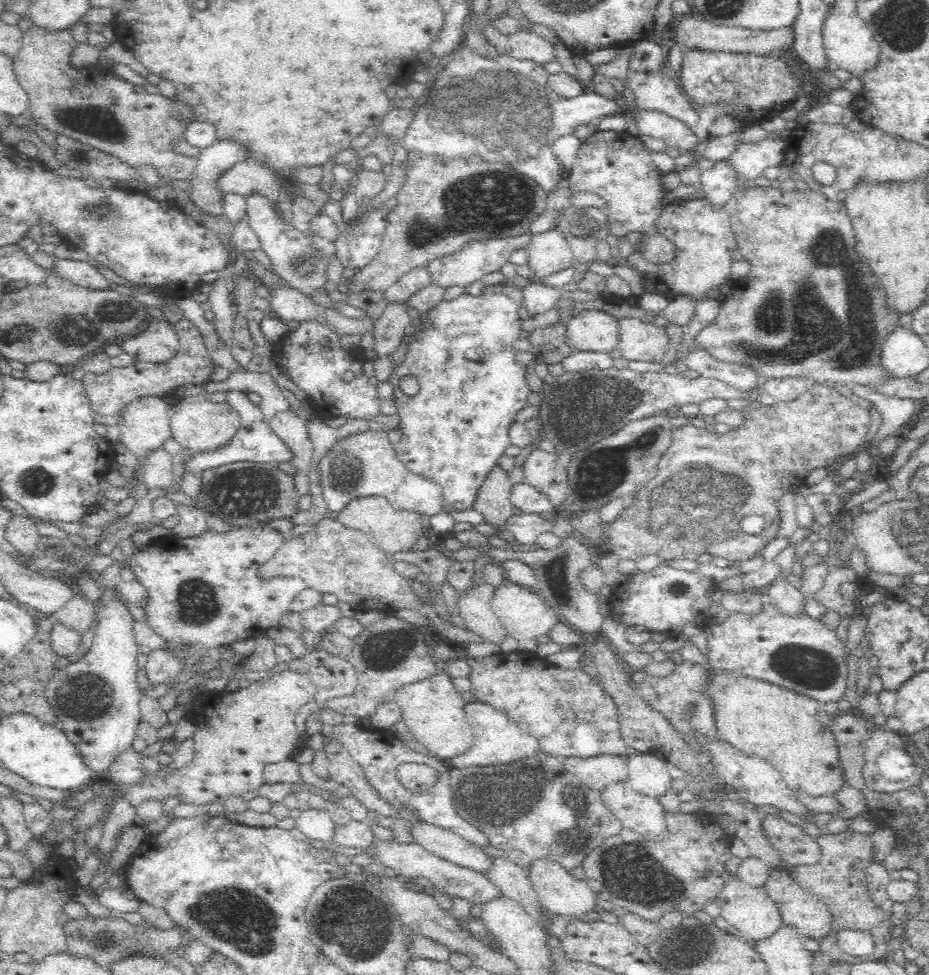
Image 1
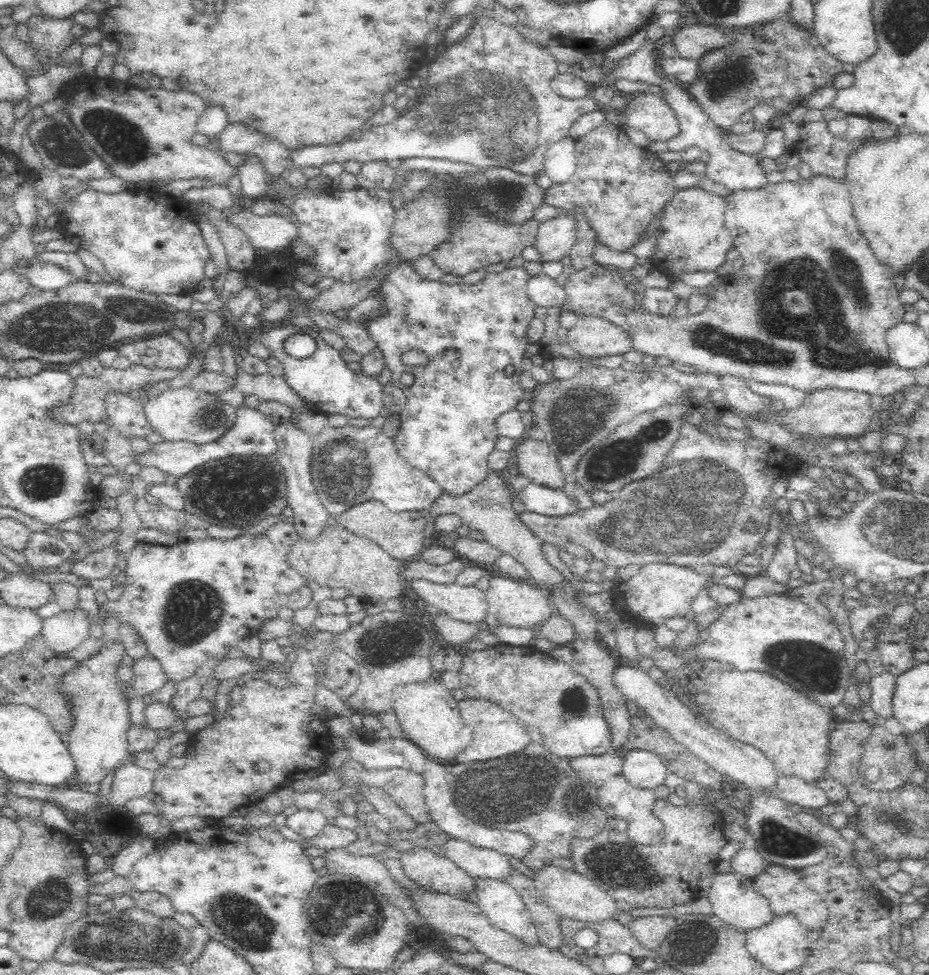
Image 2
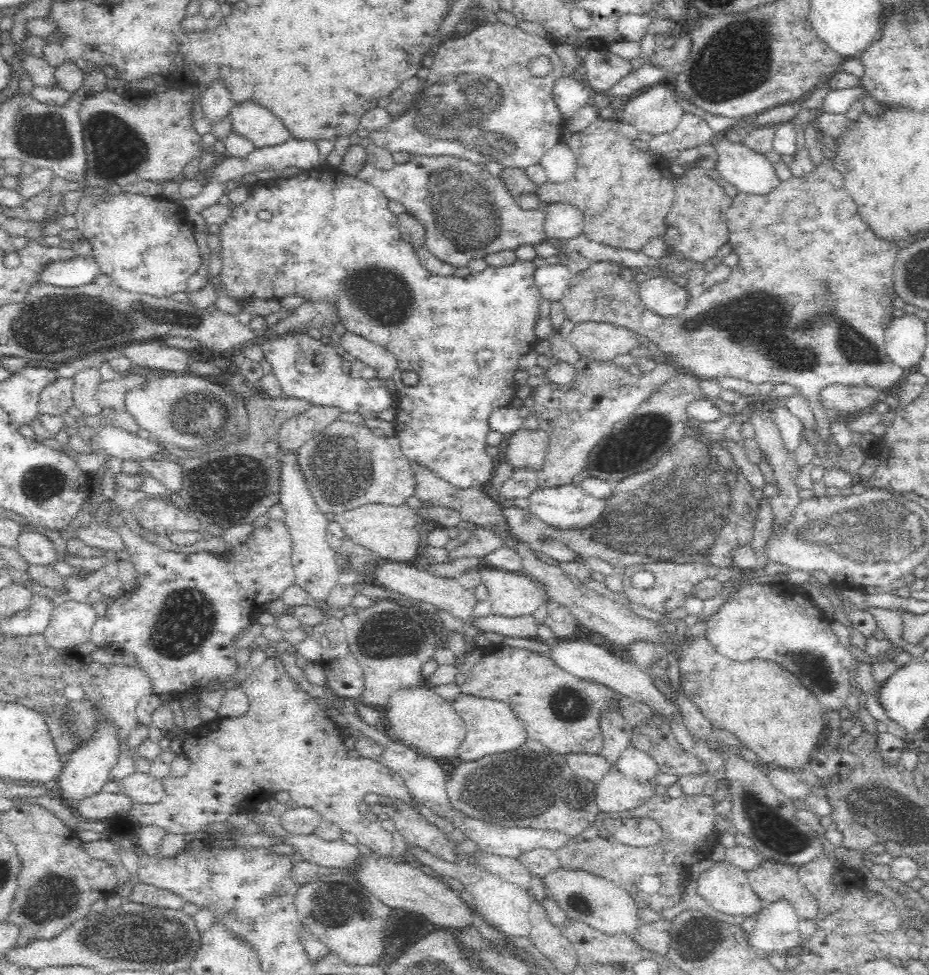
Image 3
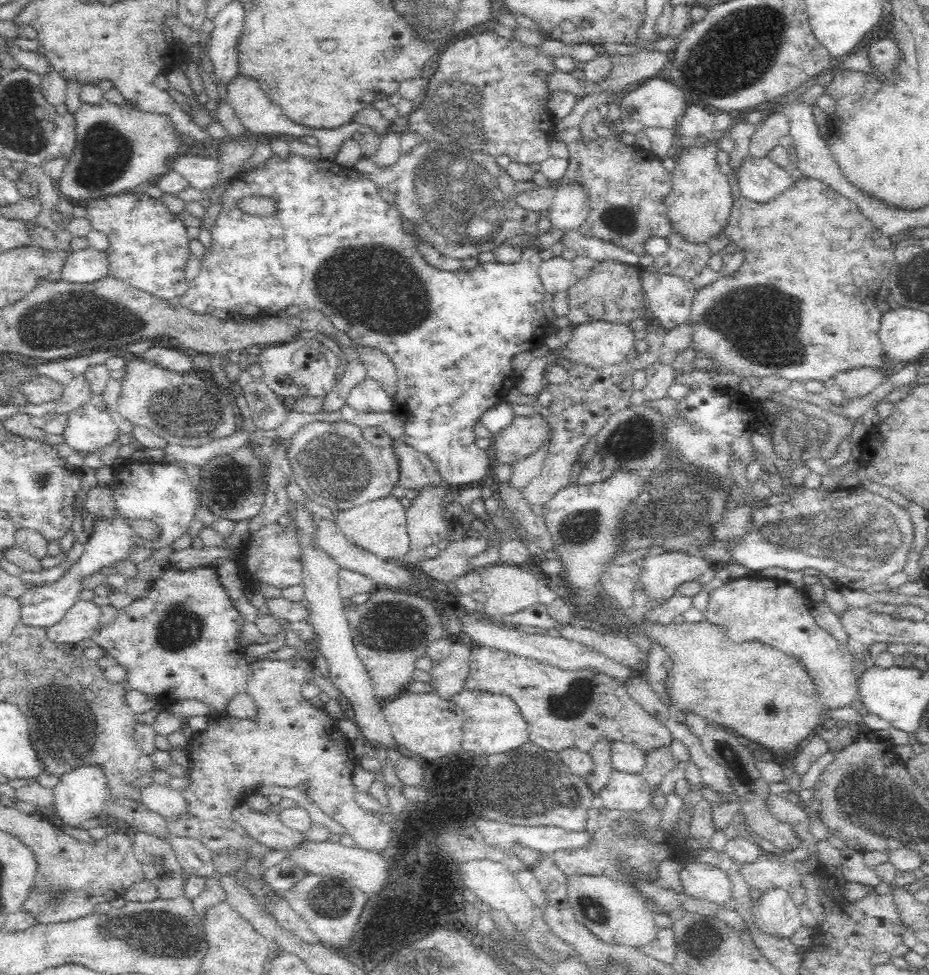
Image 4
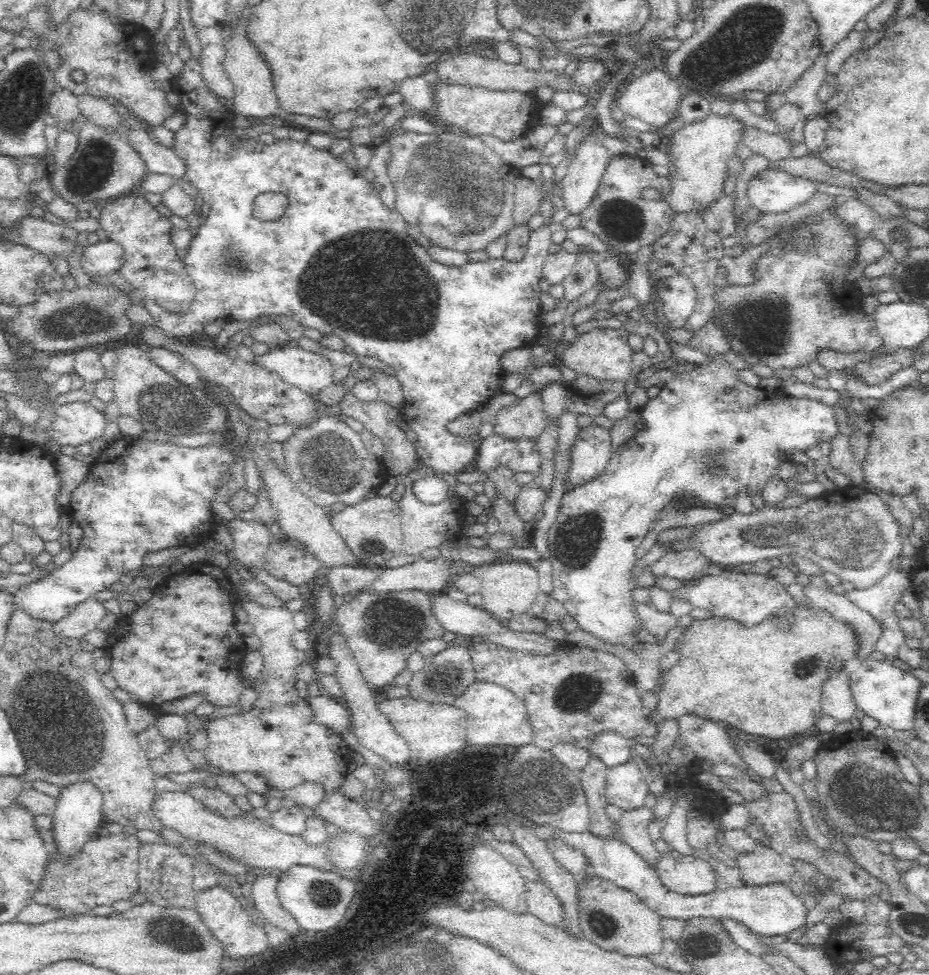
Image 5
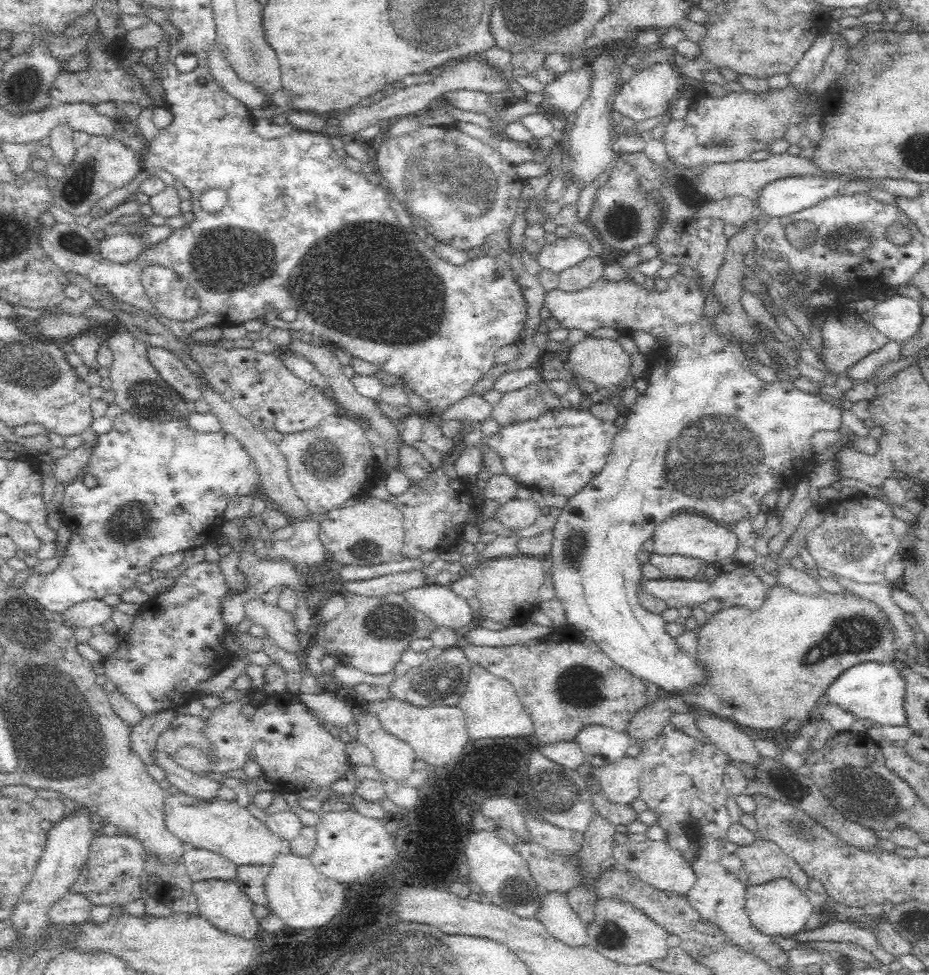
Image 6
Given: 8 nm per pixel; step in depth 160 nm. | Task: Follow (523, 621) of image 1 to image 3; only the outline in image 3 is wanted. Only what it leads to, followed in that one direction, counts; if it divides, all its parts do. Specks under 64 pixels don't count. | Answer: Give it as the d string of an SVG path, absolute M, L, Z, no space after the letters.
M494 568L478 569L481 583L487 587L491 613L516 618L532 615L540 603L548 601L547 593L525 574L510 573Z

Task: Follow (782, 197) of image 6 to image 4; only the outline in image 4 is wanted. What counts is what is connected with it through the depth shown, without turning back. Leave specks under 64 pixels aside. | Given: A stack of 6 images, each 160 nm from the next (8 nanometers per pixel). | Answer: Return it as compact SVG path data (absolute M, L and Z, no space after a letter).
M749 154L738 165L736 178L740 196L756 202L766 202L774 198L795 182L789 170L774 164L767 156L756 158Z

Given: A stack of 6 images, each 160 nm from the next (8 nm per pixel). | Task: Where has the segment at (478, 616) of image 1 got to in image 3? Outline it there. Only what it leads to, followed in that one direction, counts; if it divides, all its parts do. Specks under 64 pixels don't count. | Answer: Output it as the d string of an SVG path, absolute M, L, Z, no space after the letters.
M384 562L376 565L374 584L397 592L403 597L413 599L416 602L428 602L434 604L439 610L446 610L450 614L460 618L462 622L470 622L474 614L474 606L478 602L474 590L463 588L456 579L441 578L426 573L417 565L405 565L404 563Z

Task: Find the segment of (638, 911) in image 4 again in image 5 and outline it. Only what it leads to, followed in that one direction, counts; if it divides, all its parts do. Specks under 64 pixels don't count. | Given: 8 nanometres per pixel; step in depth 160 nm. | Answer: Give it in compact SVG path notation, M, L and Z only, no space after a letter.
M592 873L586 879L578 879L577 903L582 934L602 949L641 957L660 952L663 947L662 918L631 890Z

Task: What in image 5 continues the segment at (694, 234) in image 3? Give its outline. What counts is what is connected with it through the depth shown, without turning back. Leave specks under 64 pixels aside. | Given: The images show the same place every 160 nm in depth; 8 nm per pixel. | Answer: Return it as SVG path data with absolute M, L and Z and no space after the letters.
M712 114L707 120L696 121L685 124L678 129L671 139L671 154L673 155L673 165L671 166L671 188L667 193L663 193L660 198L675 212L675 214L697 214L702 216L716 200L722 200L724 196L724 183L728 179L727 160L734 155L737 146L742 144L739 140L741 131L739 122L734 121L734 117L718 117Z

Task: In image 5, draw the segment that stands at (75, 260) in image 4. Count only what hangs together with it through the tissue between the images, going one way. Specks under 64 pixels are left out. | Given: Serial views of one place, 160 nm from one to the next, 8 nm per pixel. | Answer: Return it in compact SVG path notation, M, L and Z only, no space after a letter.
M108 238L95 244L85 245L79 261L80 270L88 278L105 277L121 266L123 250Z

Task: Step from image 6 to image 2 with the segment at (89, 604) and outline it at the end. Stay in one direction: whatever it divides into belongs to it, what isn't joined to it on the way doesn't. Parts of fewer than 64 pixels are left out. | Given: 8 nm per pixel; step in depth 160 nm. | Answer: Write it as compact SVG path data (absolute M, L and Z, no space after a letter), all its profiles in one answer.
M62 610L52 617L42 618L41 635L52 651L66 654L89 637L90 626L90 619L84 610Z

